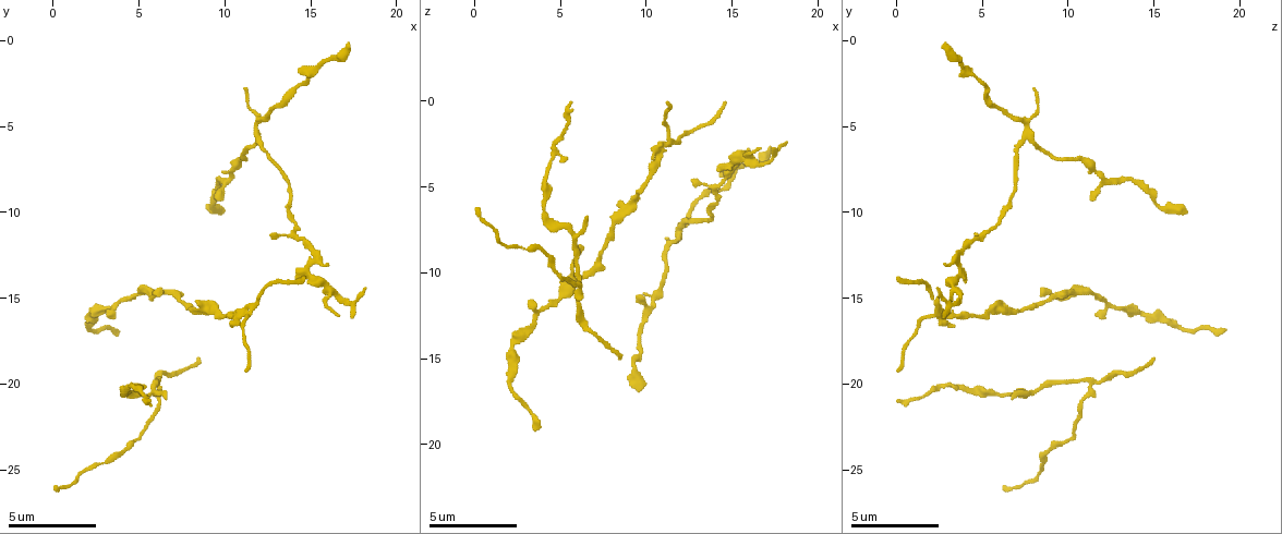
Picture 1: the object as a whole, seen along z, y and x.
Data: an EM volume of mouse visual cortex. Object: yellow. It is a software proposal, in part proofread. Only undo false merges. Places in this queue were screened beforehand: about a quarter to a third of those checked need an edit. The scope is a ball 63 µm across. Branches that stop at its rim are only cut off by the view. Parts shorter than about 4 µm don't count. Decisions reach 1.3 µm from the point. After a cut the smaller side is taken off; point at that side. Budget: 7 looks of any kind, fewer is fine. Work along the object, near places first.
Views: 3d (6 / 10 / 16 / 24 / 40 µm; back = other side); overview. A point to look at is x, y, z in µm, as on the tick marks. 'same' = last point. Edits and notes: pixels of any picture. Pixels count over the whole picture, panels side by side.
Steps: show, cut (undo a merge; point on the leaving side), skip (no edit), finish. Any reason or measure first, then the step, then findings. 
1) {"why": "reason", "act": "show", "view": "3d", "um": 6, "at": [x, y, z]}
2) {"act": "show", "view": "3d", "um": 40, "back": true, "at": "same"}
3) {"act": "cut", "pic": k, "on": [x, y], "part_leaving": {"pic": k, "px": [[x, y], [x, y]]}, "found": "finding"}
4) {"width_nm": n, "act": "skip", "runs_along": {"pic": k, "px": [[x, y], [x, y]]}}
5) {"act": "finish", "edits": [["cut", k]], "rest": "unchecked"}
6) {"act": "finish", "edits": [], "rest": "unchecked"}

{"why": "thin arm on a thick one", "act": "show", "view": "3d", "um": 10, "at": [11.3, 15.5, 2.4]}

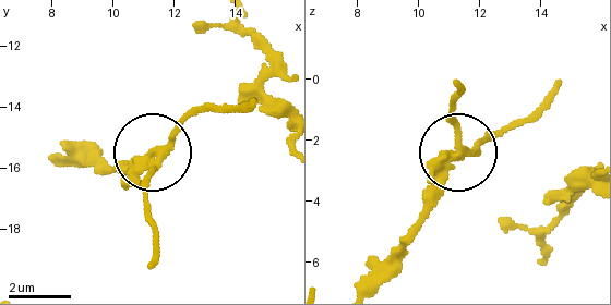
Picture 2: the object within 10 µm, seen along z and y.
{"arms": 3, "act": "cut", "pic": 2, "on": [145, 188], "found": "two cells meet here"}

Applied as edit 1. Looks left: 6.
{"act": "show", "view": "3d", "um": 16, "at": [3.5, 15.5, 12.2]}

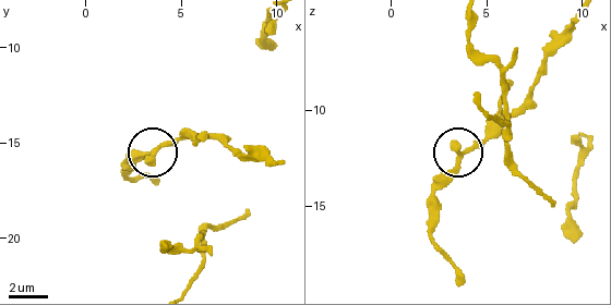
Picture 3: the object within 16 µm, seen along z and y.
{"act": "show", "view": "3d", "um": 6, "at": "same"}

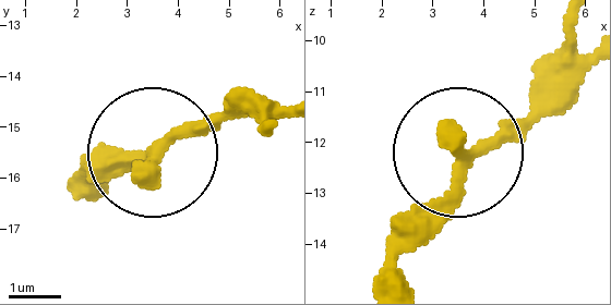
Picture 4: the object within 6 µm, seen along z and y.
{"width_nm": 300, "act": "skip", "runs_along": {"pic": 4, "px": [[280, 112], [90, 160]]}, "found": "continuous, no second cell"}

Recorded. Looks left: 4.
{"why": "two arms in line, one across", "act": "show", "view": "3d", "um": 6, "at": [11.8, 5.7, 8.0]}

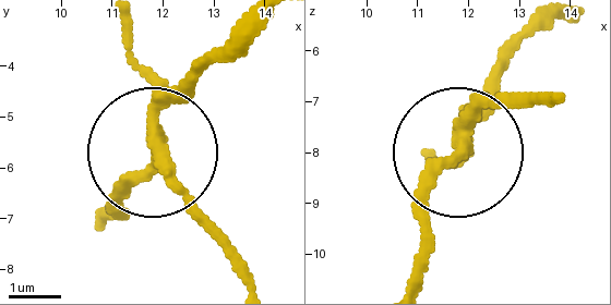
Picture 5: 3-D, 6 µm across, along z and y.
{"width_nm": 270, "act": "cut", "pic": 5, "on": [187, 197], "part_leaving": {"pic": 5, "px": [[157, 133], [162, 168], [244, 285]]}, "found": "two cells meet here"}

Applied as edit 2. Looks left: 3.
{"act": "finish", "edits": [["cut", 2], ["cut", 5]], "rest": "unchecked"}

